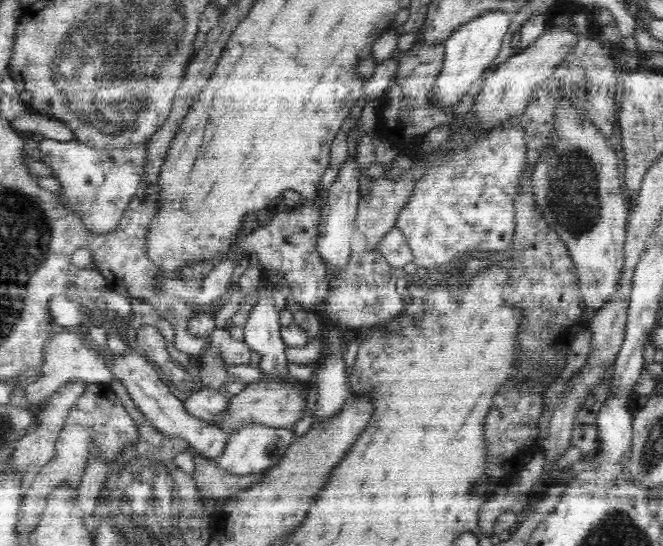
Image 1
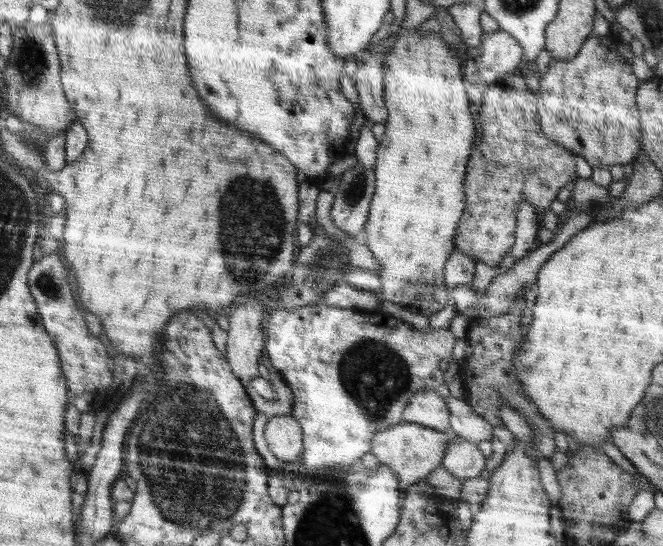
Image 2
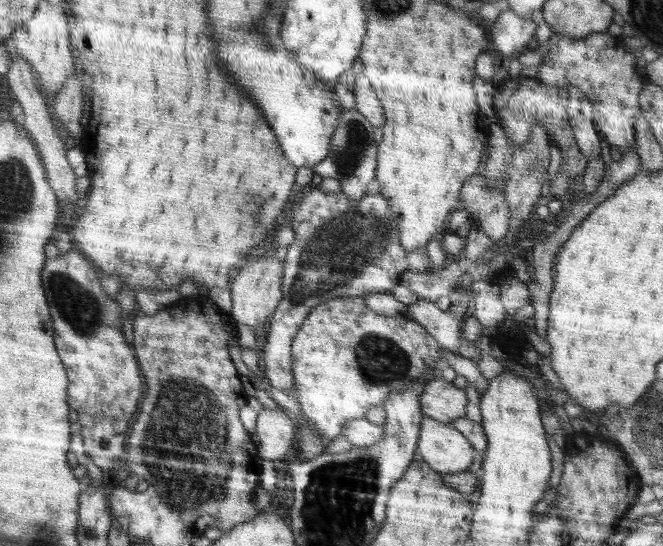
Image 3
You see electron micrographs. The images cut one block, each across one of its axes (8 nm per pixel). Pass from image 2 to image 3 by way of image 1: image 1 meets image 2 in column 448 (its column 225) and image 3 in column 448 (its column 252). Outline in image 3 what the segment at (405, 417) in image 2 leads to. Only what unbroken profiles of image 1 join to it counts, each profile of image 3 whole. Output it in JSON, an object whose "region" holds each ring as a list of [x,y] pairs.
{"region":[[[440,377],[428,381],[419,396],[423,418],[426,416],[444,424],[466,417],[466,404],[466,391]]]}

